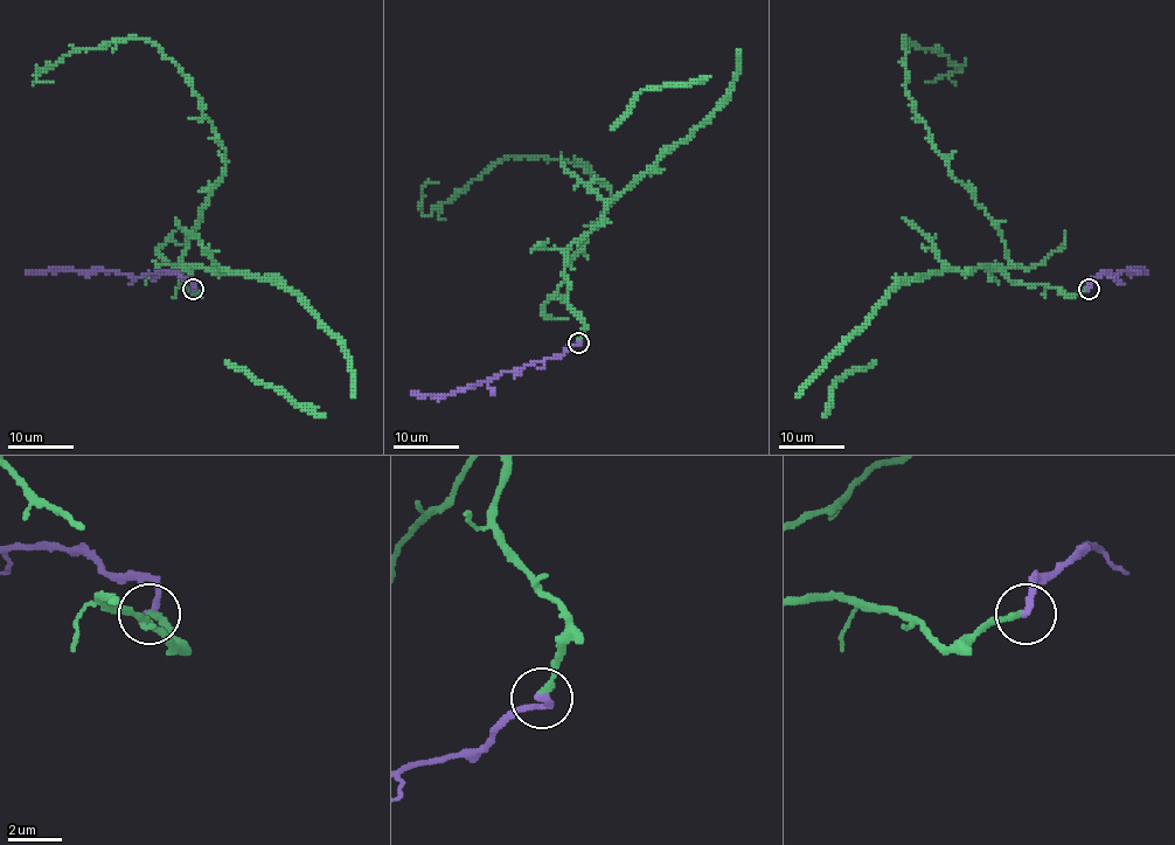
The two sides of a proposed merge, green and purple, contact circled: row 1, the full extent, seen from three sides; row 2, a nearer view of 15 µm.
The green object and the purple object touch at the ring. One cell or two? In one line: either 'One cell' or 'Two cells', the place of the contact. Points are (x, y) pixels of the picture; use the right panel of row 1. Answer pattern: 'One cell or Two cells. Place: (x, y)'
One cell. Place: (1089, 289)

